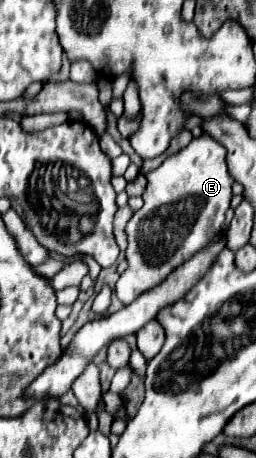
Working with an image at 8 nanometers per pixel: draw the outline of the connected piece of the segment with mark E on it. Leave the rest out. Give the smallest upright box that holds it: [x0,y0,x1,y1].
[116,134,234,306]

